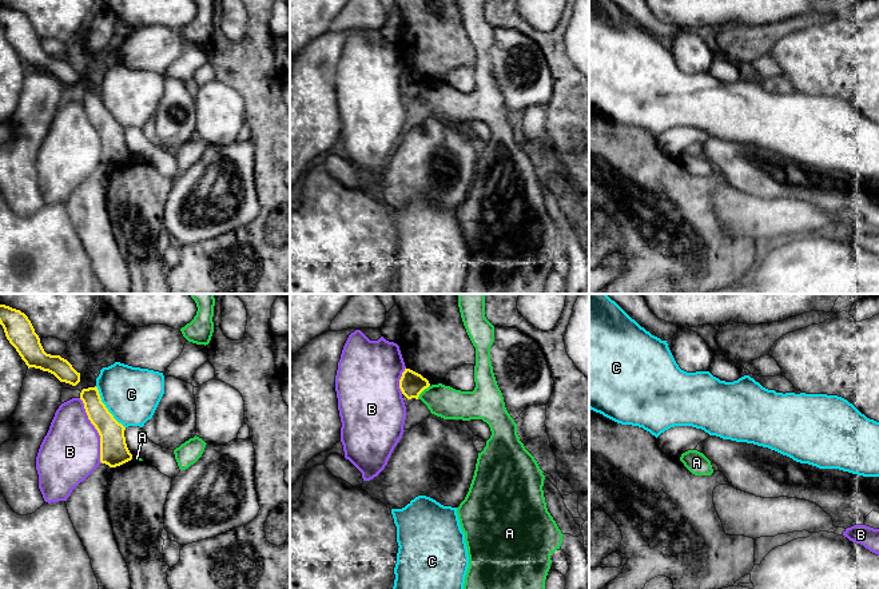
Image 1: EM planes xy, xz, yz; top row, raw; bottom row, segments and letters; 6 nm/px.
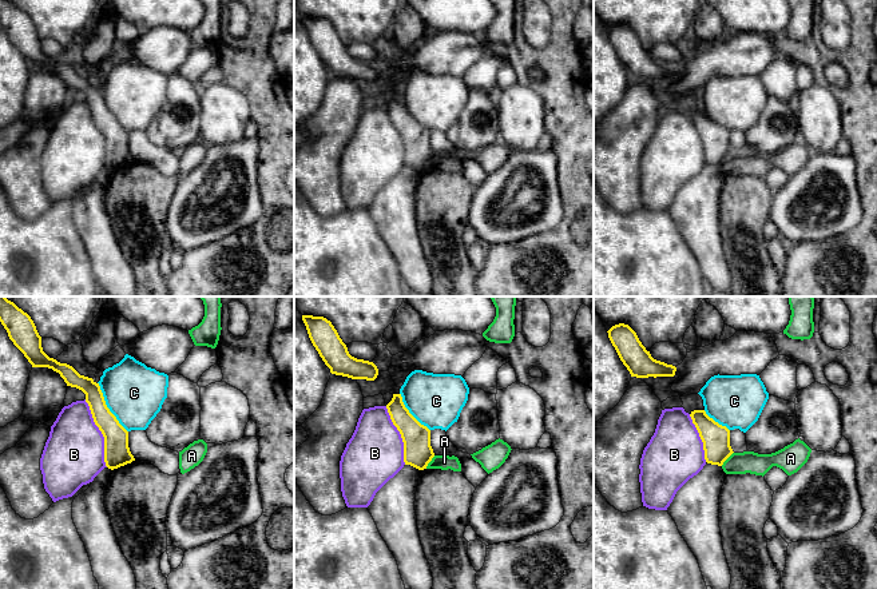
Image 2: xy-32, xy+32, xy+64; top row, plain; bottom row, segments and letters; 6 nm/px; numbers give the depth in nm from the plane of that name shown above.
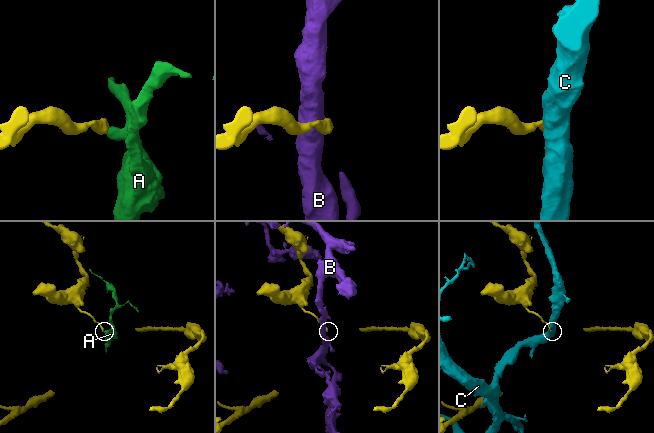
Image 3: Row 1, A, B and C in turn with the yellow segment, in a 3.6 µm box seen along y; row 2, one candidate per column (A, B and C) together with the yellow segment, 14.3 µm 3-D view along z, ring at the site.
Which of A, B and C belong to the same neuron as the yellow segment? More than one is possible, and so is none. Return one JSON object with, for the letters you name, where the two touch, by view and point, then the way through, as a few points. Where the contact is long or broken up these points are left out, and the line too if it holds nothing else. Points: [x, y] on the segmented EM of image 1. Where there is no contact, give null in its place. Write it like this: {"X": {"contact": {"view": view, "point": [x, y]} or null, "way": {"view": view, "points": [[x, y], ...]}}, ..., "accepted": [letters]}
{"accepted": []}

